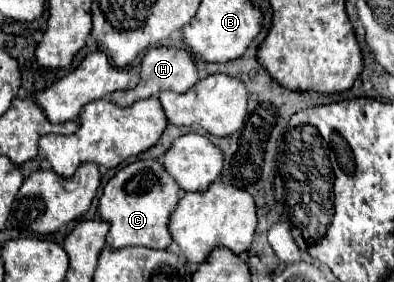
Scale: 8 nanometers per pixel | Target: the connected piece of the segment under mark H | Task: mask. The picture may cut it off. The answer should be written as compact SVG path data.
M159 46L159 48L151 48L141 62L141 82L125 92L113 92L111 94L111 102L117 106L131 106L137 100L149 98L159 94L161 90L173 90L173 92L187 92L195 82L199 80L199 70L197 64L191 56L191 52L175 48L175 46Z

